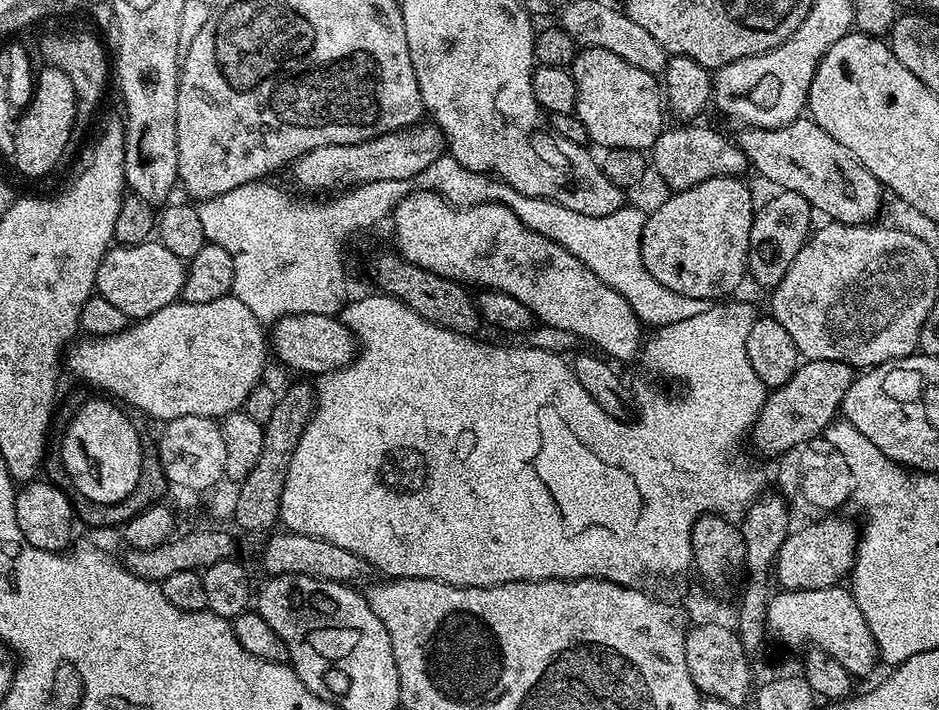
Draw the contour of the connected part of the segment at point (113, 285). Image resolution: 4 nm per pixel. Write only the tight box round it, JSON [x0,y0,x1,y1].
[95,238,185,321]

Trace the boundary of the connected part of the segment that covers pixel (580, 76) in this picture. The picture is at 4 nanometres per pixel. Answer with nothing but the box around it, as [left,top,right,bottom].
[570,48,666,150]

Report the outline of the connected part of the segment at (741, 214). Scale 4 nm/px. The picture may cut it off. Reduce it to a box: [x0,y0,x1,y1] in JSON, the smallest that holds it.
[640,176,754,302]

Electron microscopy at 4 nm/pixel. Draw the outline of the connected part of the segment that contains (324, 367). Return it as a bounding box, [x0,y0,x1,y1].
[270,313,358,378]

